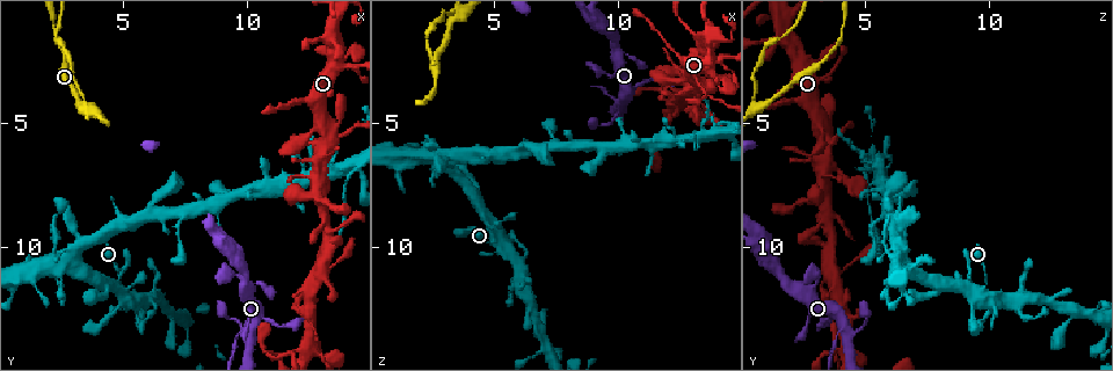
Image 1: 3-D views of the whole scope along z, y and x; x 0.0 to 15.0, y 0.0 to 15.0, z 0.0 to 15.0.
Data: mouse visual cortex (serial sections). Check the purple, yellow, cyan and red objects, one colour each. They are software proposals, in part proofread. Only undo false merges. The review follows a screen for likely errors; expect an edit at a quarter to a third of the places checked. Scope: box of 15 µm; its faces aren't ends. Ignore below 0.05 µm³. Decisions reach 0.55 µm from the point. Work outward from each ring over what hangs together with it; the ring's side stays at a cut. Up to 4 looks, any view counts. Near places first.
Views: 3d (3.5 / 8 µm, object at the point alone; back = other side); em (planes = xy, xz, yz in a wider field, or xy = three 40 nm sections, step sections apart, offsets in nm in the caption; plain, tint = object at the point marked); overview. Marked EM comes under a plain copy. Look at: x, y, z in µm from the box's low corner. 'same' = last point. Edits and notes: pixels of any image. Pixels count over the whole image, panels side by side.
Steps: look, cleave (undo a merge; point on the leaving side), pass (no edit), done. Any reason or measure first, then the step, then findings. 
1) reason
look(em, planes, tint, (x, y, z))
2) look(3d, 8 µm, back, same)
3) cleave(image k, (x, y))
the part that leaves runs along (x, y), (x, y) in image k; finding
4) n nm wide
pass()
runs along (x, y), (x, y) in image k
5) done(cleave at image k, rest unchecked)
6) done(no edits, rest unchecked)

sharp bend
look(3d, 3.5 µm, (3.1, 10.8, 6.7))

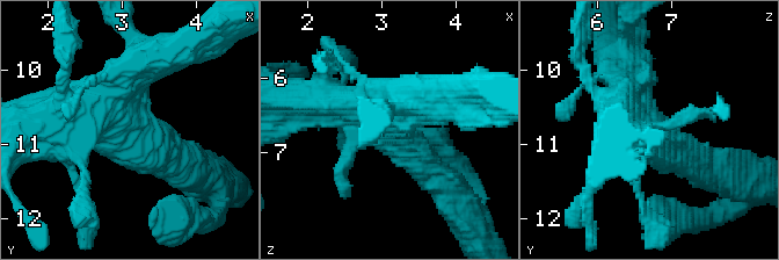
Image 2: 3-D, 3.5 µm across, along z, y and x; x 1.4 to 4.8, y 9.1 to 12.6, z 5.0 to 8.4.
pass()
runs along (693, 160), (631, 110), (628, 67) in image 2; all the same cell

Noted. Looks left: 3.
four or more arms meet
look(em, xy, step 5, tint, (14.4, 6.7, 5.4))

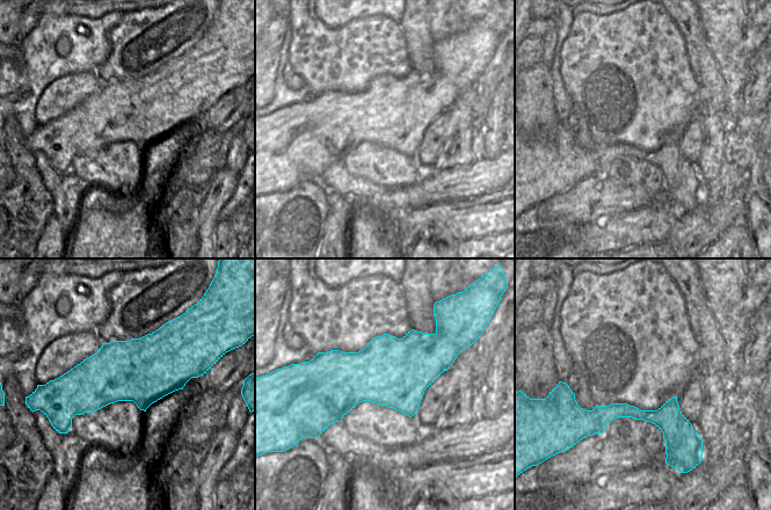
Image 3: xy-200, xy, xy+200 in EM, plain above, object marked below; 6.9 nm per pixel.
look(3d, 3.5 µm, same)

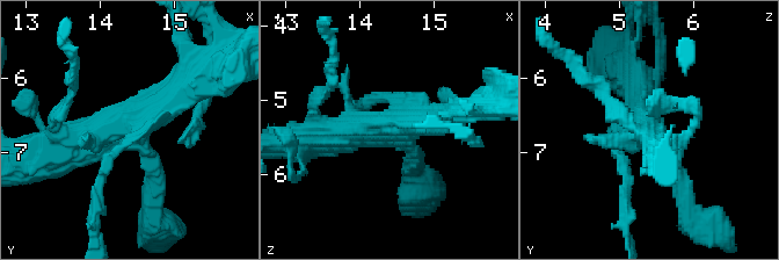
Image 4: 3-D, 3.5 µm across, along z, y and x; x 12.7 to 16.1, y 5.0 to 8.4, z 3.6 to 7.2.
480 nm wide
cleave(image 4, (620, 167))
the part that leaves runs along (618, 151), (626, 179), (626, 239) in image 4; two cells meet here

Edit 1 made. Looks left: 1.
done(cleave at image 4, rest unchecked)

